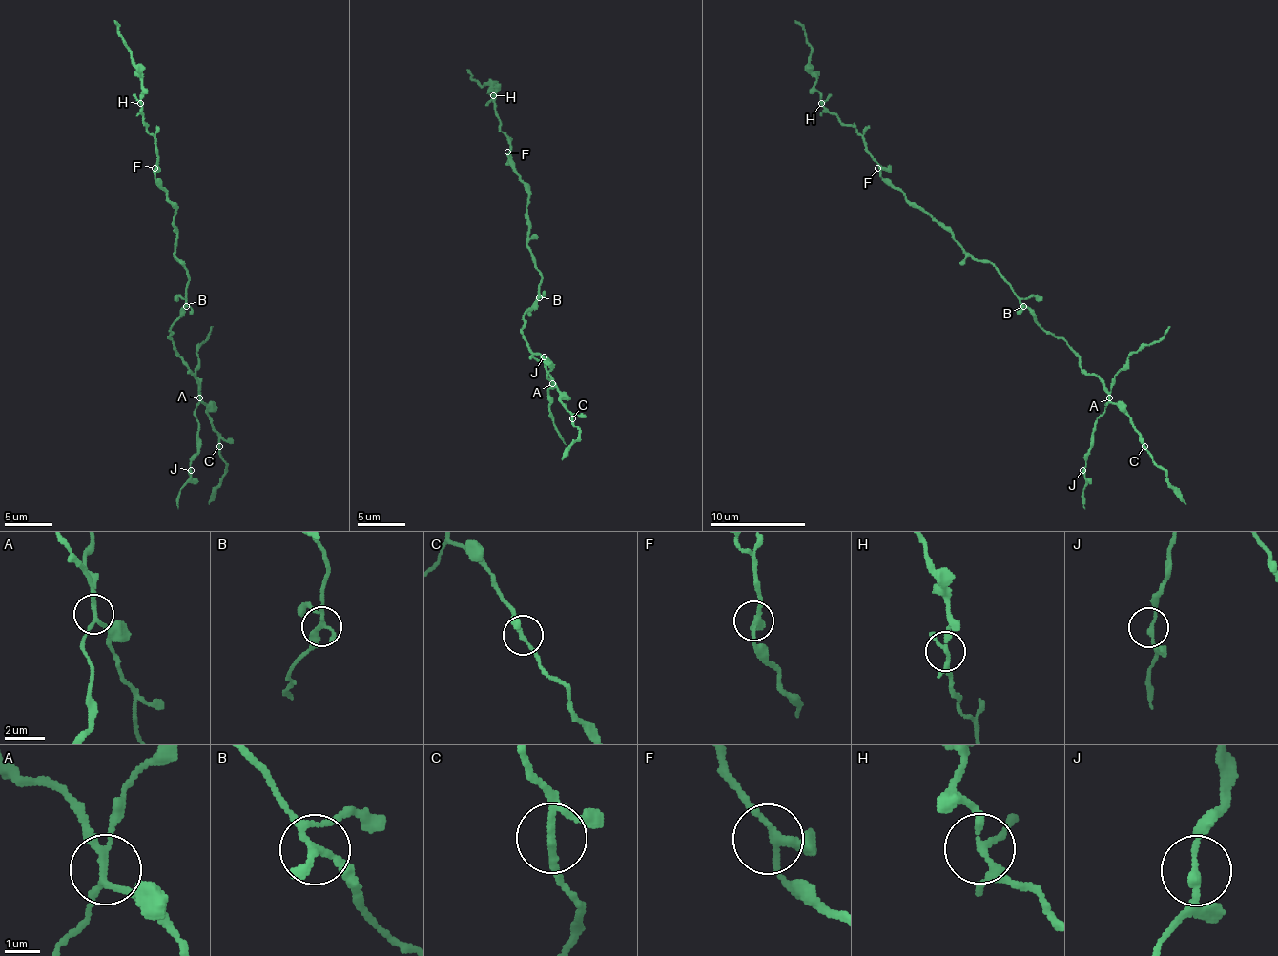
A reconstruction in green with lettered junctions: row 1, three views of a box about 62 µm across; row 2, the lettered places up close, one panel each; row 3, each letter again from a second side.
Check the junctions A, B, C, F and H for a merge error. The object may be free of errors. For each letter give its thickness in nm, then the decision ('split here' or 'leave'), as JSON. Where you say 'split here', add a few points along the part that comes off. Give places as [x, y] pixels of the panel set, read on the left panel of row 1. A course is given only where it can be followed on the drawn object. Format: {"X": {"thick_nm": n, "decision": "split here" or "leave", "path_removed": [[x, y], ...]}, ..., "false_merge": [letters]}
{"A": {"thick_nm": 180, "decision": "split here", "path_removed": [[200, 398], [195, 413], [197, 453], [193, 460], [191, 479], [178, 496], [178, 508]]}, "B": {"thick_nm": 180, "decision": "leave"}, "C": {"thick_nm": 150, "decision": "leave"}, "F": {"thick_nm": 180, "decision": "leave"}, "H": {"thick_nm": 190, "decision": "leave"}, "false_merge": ["A"]}

